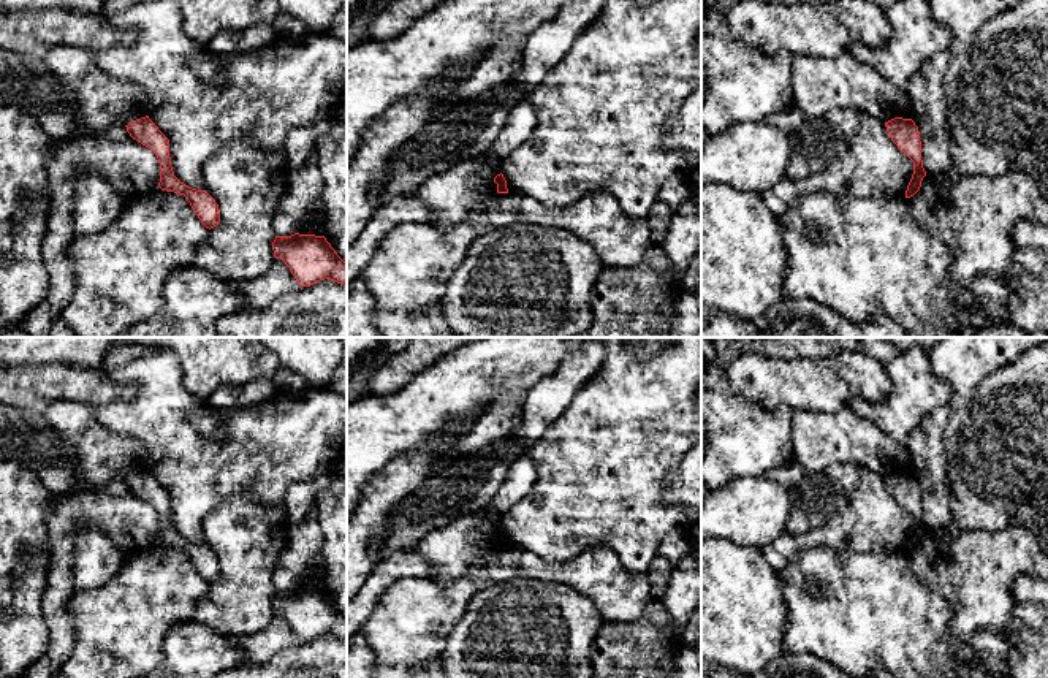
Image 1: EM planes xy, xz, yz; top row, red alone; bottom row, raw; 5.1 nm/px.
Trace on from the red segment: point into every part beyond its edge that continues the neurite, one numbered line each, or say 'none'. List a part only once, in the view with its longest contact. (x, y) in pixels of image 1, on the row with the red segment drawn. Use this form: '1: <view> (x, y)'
none

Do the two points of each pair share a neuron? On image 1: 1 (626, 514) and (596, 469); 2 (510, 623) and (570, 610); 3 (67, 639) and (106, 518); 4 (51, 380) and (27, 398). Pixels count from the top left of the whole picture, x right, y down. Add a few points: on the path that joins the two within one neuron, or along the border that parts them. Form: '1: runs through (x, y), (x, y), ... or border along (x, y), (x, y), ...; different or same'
1: runs through (618, 502), (600, 480); same
2: runs through (524, 623), (556, 623); same
3: runs through (59, 599), (62, 526), (67, 521); same
4: runs through (45, 382), (34, 392); same

